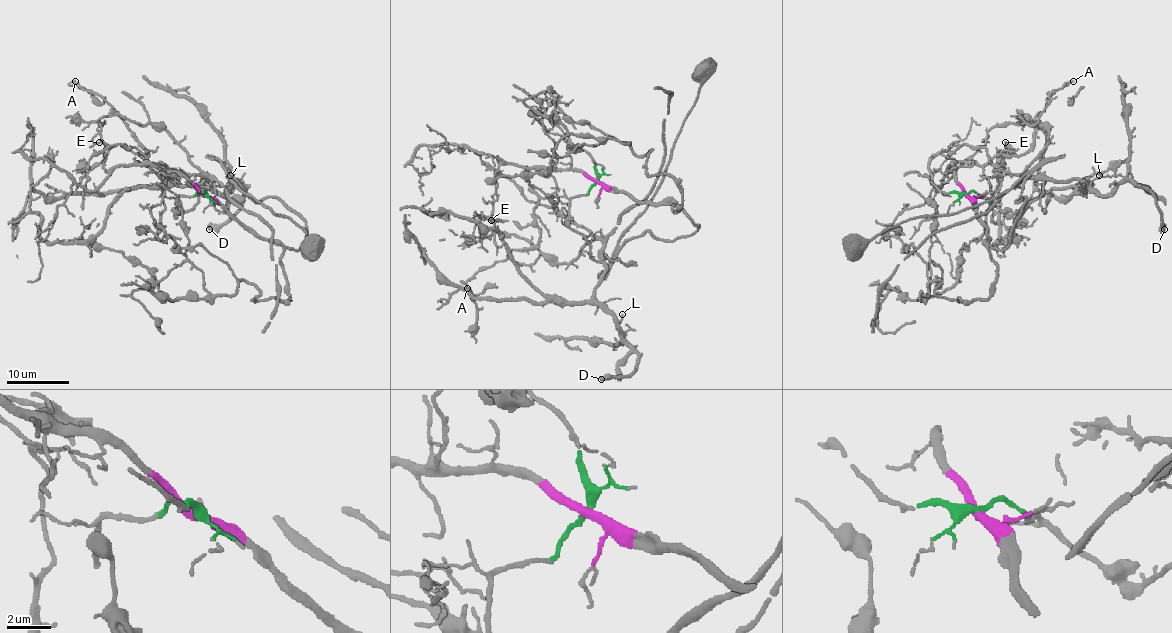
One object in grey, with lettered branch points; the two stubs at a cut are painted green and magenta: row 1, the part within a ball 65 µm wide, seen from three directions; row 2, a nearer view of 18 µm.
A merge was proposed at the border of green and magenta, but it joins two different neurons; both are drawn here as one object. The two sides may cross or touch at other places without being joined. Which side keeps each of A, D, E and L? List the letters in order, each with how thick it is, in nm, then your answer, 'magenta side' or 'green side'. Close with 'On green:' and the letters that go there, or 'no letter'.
A: calibre 130 nm; magenta side
D: calibre 550 nm; green side
E: calibre 140 nm; magenta side
L: calibre 120 nm; green side
On green: D, L

